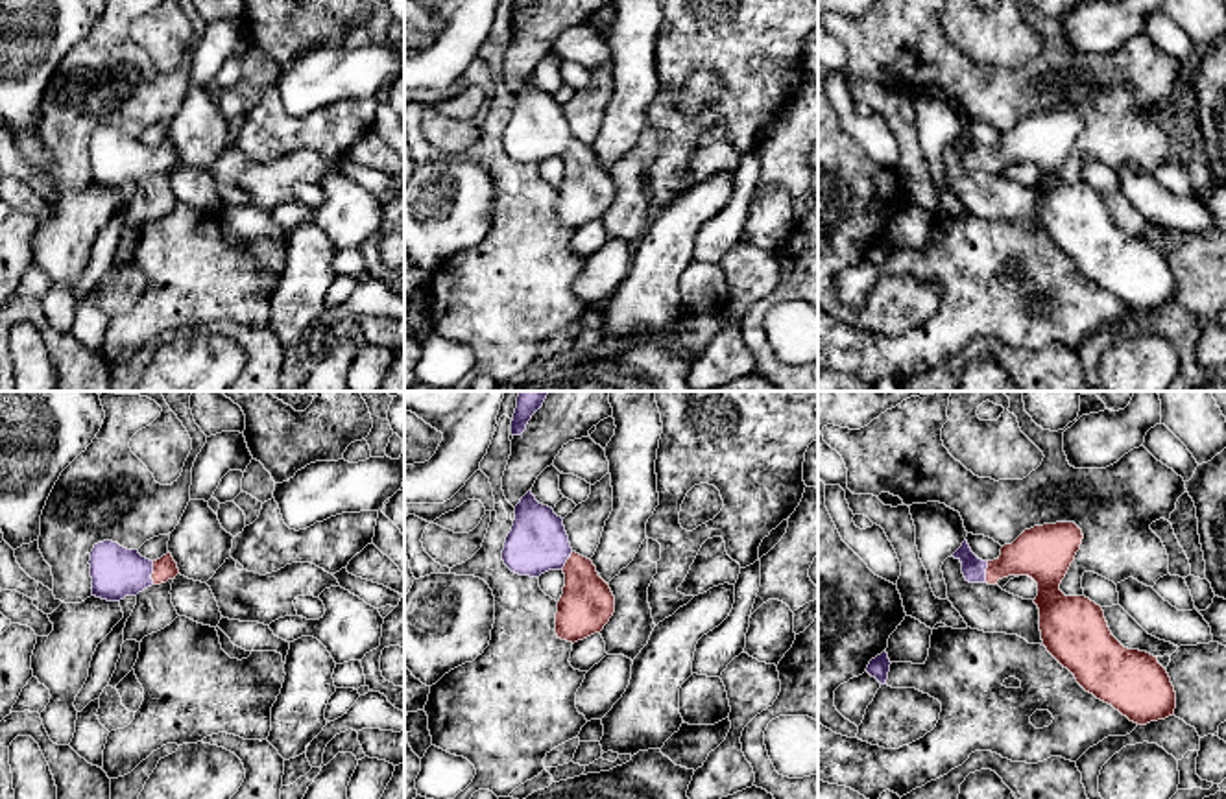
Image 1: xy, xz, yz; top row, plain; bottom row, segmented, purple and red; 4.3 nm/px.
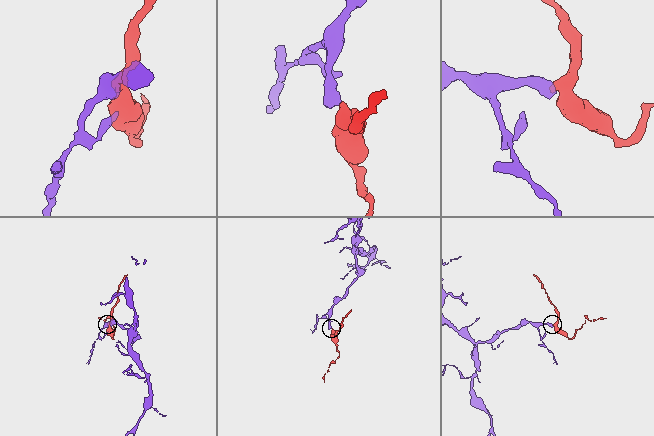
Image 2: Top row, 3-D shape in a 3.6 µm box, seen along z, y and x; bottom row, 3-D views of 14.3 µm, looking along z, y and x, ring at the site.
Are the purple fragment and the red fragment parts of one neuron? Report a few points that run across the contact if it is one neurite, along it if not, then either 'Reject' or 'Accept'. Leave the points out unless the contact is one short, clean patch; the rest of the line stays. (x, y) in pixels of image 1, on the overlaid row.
Line: xy (117, 572), (152, 572), (165, 569). Accept

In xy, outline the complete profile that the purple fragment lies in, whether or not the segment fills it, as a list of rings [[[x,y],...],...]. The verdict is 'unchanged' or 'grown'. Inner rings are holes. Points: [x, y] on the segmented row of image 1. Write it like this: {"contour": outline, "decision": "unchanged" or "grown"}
{"contour": [[[113,541],[94,544],[89,565],[92,596],[107,602],[137,596],[144,589],[166,583],[179,574],[170,552],[150,561],[138,550],[127,550]]], "decision": "grown"}

